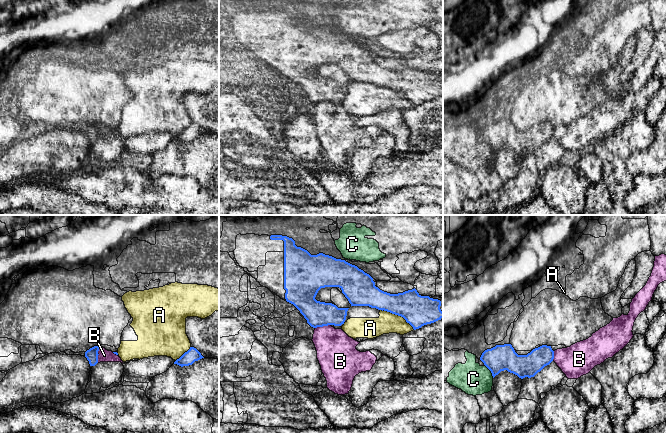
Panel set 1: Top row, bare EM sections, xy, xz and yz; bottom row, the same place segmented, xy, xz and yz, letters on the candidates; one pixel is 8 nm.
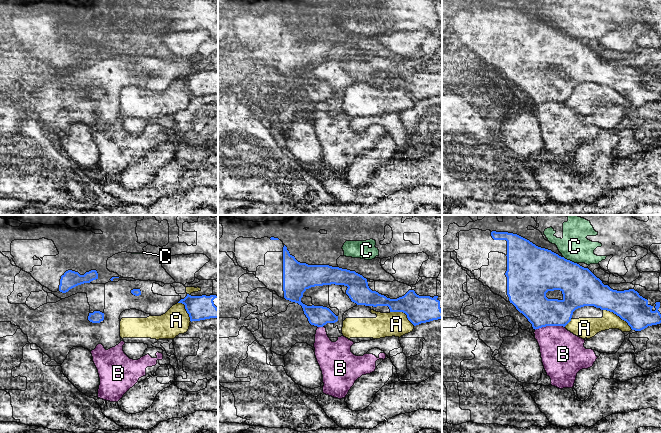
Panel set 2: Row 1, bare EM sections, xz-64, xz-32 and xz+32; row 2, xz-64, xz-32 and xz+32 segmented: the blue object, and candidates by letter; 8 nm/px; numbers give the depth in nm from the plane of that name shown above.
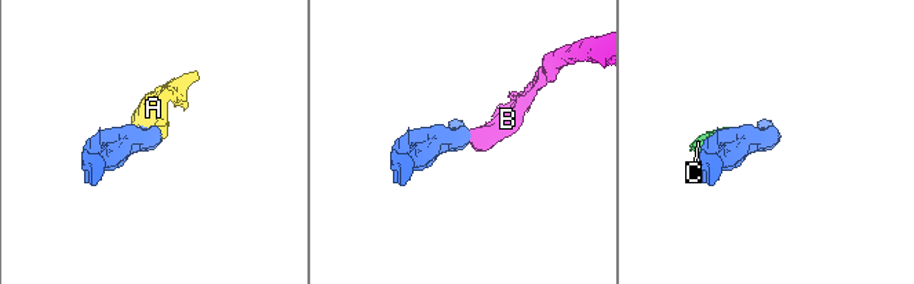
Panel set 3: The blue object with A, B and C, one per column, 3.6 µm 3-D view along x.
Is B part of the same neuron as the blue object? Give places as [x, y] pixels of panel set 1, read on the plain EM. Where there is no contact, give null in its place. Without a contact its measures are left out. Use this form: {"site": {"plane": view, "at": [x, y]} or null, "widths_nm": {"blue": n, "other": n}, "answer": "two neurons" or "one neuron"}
{"site": {"plane": "xy", "at": [98, 130]}, "widths_nm": {"blue": 100, "other": 100}, "answer": "two neurons"}

